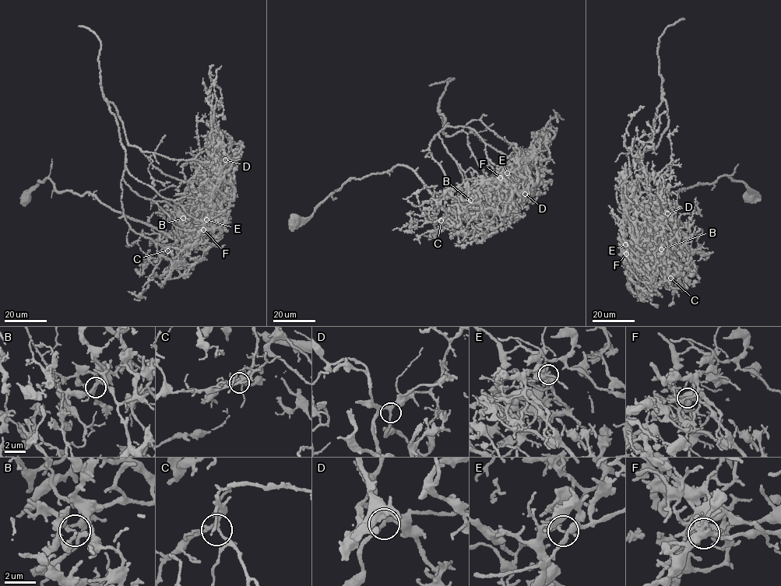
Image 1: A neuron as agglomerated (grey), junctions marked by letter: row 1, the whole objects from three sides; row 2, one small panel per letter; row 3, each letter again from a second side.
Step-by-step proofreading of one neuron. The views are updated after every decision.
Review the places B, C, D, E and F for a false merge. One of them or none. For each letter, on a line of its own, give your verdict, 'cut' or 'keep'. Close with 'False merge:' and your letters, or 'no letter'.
B: keep
C: keep
D: keep
E: keep
F: cut
False merge: F

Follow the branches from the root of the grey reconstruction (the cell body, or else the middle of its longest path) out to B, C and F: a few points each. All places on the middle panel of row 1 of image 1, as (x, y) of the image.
B: (295, 221), (351, 178), (398, 165), (414, 170), (447, 210), (468, 217), (464, 201), (470, 200)
C: (295, 221), (351, 178), (399, 165), (414, 170), (447, 210), (458, 212), (459, 199), (447, 194), (441, 220)
F: (295, 221), (310, 216), (351, 178), (399, 165), (414, 170), (447, 210), (483, 215), (498, 203), (500, 177)

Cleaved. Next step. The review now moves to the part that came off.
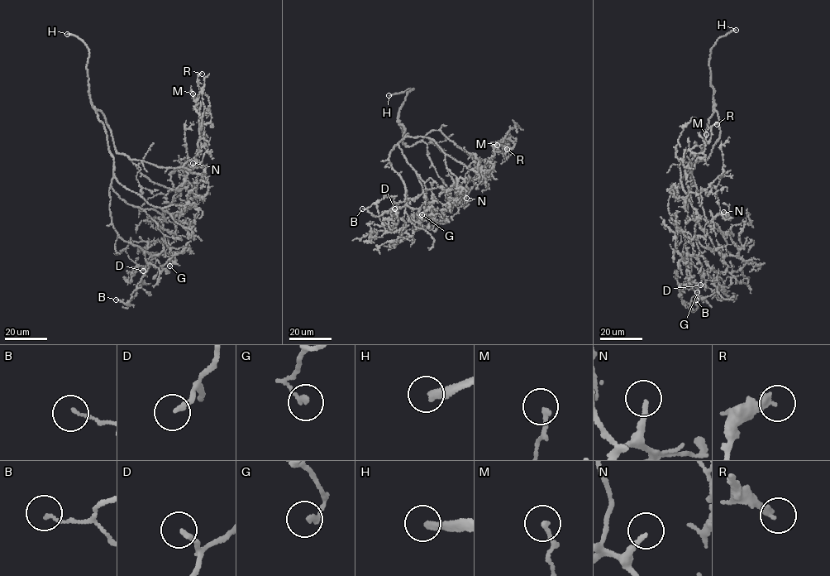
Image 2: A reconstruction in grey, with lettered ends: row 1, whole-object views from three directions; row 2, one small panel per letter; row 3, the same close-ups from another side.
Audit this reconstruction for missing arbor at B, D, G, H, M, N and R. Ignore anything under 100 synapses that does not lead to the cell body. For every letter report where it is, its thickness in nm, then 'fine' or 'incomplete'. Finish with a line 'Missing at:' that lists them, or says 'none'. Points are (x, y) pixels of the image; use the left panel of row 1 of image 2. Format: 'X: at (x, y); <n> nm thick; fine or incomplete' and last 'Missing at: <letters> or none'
B: at (116, 300); 110 nm thick; fine
D: at (143, 271); 190 nm thick; fine
G: at (169, 266); 190 nm thick; fine
H: at (67, 34); 300 nm thick; incomplete
M: at (193, 93); 160 nm thick; fine
N: at (193, 163); 180 nm thick; incomplete
R: at (202, 74); 280 nm thick; fine
Missing at: H, N

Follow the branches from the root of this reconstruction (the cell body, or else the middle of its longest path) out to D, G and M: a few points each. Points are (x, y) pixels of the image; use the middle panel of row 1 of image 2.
D: (401, 124), (403, 136), (407, 134), (395, 145), (388, 160), (403, 184), (407, 204), (394, 208)
G: (401, 124), (403, 136), (407, 134), (398, 144), (407, 162), (424, 181), (433, 180), (431, 206), (422, 214)
M: (401, 124), (406, 146), (433, 130), (478, 160), (491, 158), (503, 138), (497, 148), (497, 145)

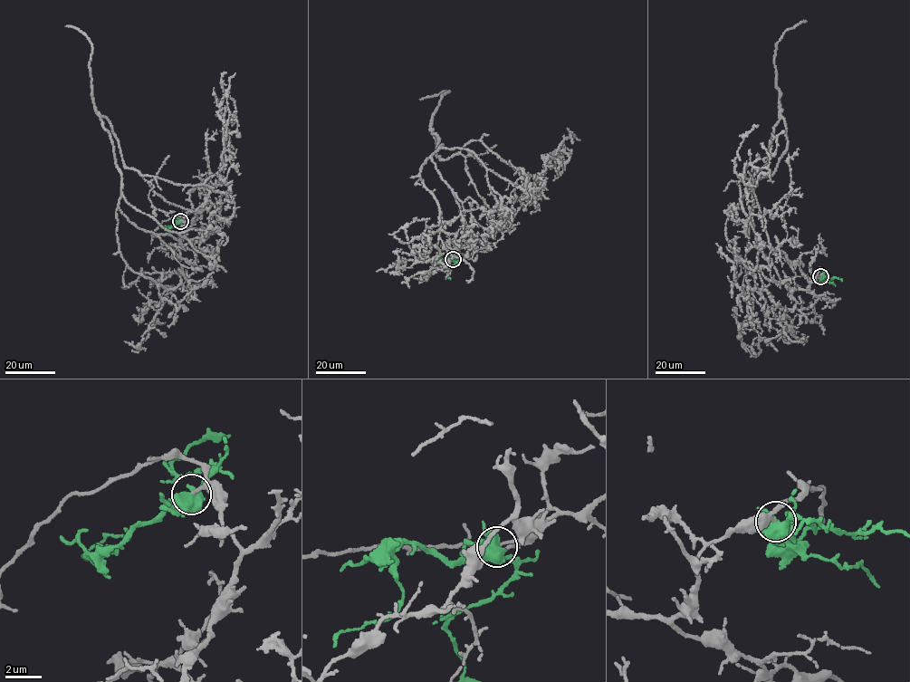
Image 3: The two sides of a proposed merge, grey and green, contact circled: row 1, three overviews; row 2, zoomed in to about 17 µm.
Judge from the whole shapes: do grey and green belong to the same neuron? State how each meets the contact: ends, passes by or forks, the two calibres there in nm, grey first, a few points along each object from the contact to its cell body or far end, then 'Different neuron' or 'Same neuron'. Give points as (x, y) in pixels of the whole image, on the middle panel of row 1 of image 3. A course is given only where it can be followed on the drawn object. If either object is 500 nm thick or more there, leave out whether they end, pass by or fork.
At the ring grey ends. At the ring green forks. Thickness 140 nm (grey) against 480 nm. Course of grey: (453, 258), (464, 226), (433, 133), (439, 159), (482, 141), (533, 176), (571, 133), (580, 139). Course of green: (453, 258), (446, 261), (440, 258), (439, 266), (430, 273). Different neuron

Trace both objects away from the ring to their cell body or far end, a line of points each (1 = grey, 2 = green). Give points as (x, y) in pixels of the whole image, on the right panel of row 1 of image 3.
1: (820, 276), (789, 290), (753, 231), (783, 117), (742, 207), (758, 125)
2: (820, 276), (835, 285)

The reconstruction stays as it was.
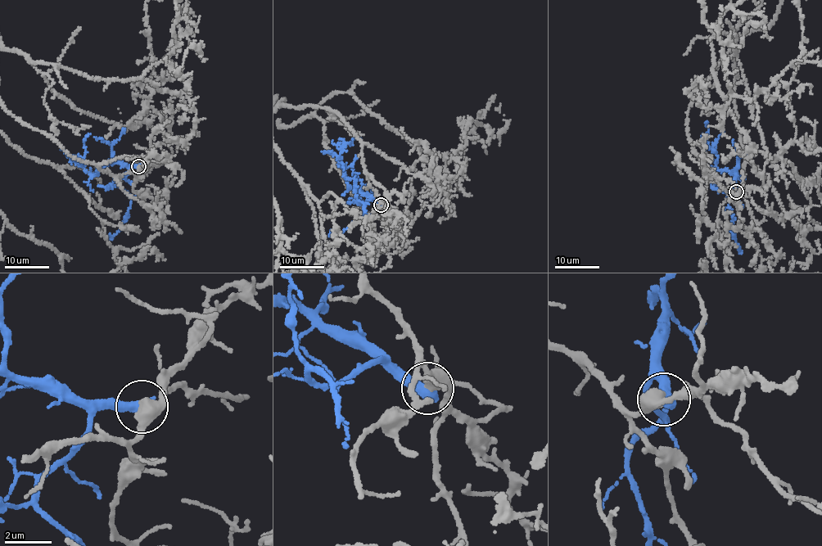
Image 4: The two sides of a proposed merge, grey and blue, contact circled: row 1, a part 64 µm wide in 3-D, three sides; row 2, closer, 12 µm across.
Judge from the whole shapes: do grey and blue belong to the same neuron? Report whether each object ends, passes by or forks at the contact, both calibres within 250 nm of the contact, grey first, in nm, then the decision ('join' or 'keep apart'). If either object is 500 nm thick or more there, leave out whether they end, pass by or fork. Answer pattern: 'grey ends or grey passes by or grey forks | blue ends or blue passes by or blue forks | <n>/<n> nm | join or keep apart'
480/550 nm | keep apart

